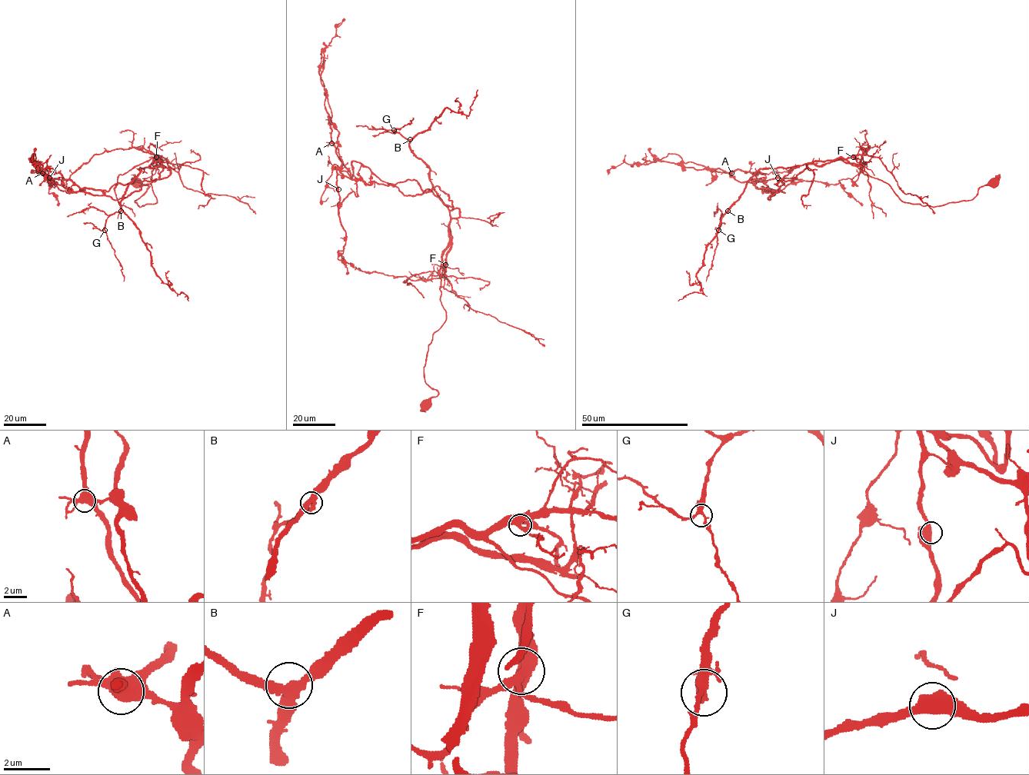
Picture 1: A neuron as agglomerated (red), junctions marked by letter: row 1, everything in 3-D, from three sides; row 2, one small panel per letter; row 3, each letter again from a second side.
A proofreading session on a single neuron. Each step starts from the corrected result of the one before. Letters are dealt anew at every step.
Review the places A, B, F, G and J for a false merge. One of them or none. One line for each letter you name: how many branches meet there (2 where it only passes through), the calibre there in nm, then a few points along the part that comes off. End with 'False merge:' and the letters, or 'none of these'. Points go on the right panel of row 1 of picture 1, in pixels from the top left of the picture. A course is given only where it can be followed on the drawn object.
A: 5 branches meet; 500 nm thick; foreign part runs (731, 173), (764, 174), (750, 179), (776, 191), (809, 164), (861, 165), (878, 153)
False merge: A

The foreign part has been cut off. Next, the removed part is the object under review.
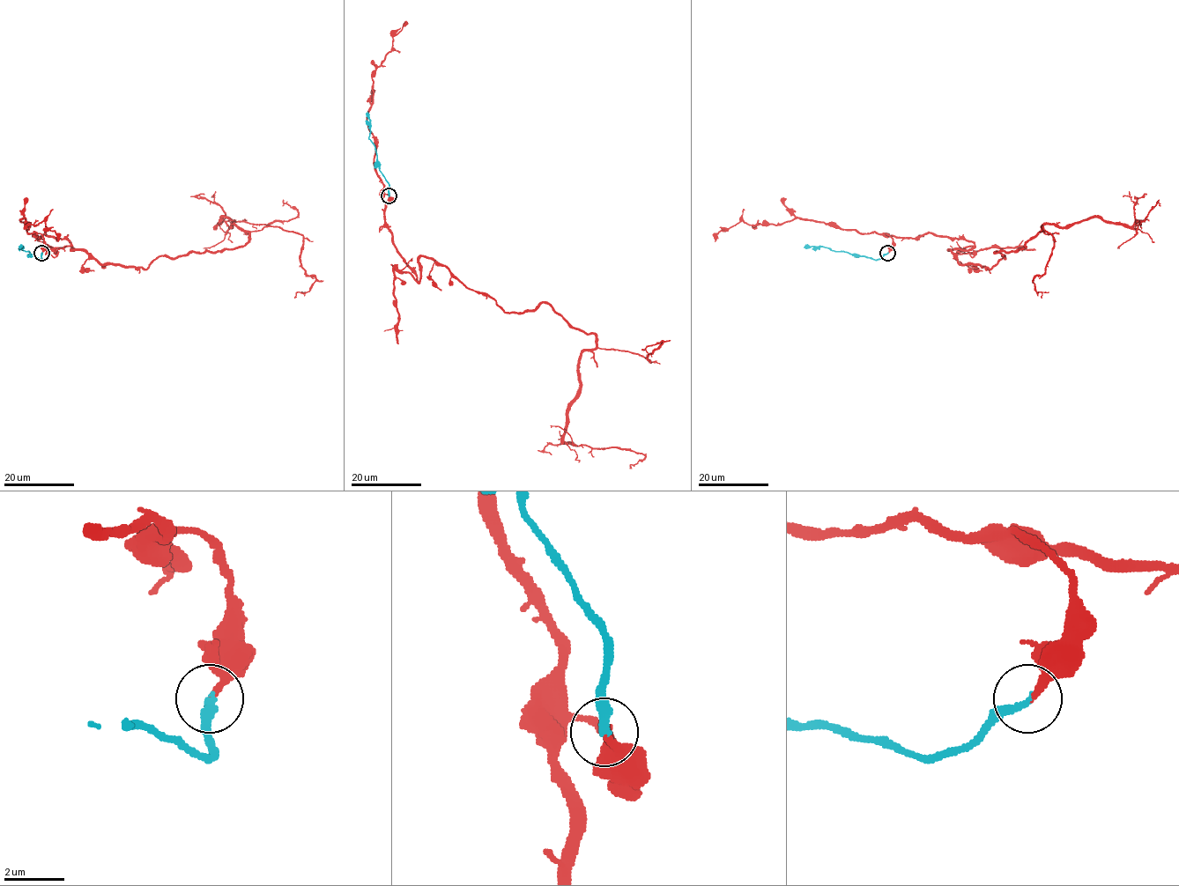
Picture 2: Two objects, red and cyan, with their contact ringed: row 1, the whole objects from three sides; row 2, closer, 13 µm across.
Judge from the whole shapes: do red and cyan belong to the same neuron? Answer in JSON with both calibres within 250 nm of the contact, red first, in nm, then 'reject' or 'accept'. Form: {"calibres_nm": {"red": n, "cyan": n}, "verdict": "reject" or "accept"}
{"calibres_nm": {"red": 220, "cyan": 300}, "verdict": "accept"}

